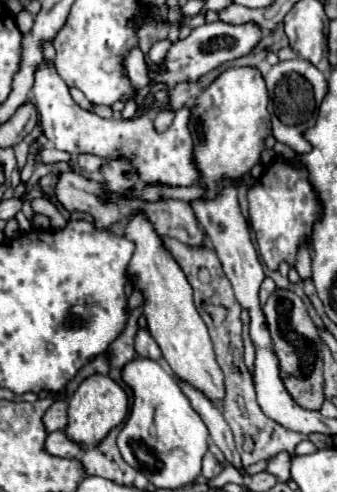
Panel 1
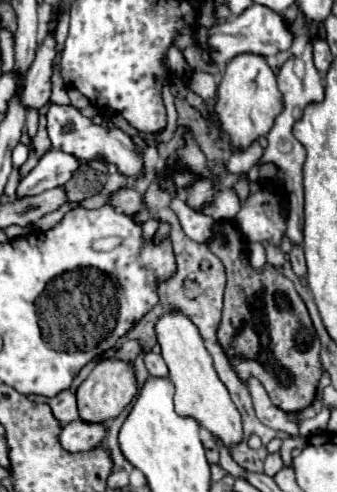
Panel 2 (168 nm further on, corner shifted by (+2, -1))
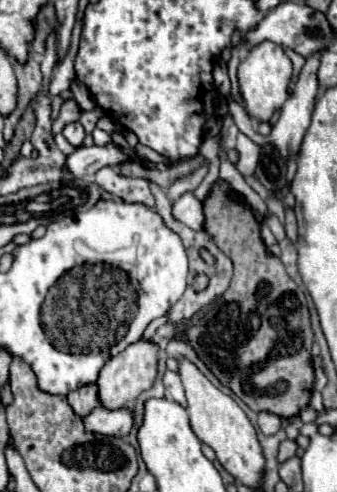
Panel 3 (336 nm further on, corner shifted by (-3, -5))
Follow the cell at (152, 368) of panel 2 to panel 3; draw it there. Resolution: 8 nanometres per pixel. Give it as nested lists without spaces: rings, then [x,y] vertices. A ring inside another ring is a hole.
[[[165,371],[165,377],[163,377],[163,383],[167,387],[167,397],[173,399],[175,403],[187,407],[187,401],[185,401],[185,391],[183,391],[183,385],[181,385],[181,379],[177,373],[173,371]]]

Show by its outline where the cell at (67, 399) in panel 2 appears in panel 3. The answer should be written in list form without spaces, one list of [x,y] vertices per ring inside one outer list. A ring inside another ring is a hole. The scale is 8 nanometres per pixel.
[[[85,385],[77,391],[71,391],[67,395],[69,399],[69,405],[73,407],[73,411],[79,415],[79,417],[87,417],[87,413],[91,413],[91,409],[99,407],[101,401],[99,401],[99,391],[95,393],[91,387],[97,387],[97,385]]]

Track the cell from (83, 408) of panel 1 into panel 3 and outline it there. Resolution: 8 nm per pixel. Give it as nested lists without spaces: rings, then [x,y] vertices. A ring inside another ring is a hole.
[[[135,341],[131,343],[123,353],[117,353],[107,361],[107,365],[101,369],[97,385],[99,385],[99,399],[101,405],[107,409],[119,409],[135,401],[145,389],[149,389],[155,383],[157,377],[157,363],[159,363],[159,347],[153,341]]]

